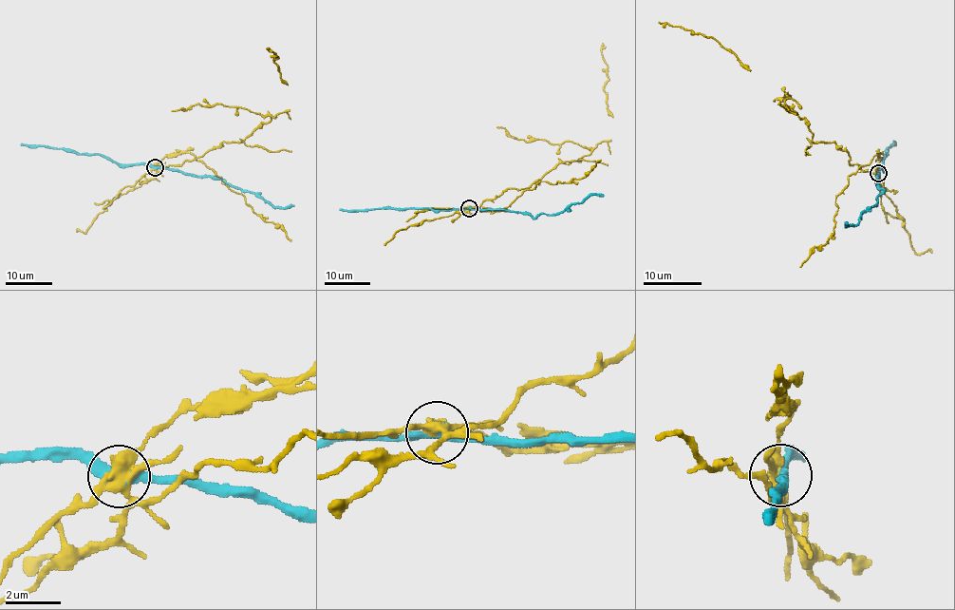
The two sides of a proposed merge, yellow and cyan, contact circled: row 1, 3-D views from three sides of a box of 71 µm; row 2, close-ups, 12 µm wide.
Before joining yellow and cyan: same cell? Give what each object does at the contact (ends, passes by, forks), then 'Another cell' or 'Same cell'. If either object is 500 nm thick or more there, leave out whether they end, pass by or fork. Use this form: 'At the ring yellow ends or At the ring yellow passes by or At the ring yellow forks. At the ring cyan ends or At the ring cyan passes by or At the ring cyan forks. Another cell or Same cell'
At the ring yellow forks. At the ring cyan passes by. Another cell

